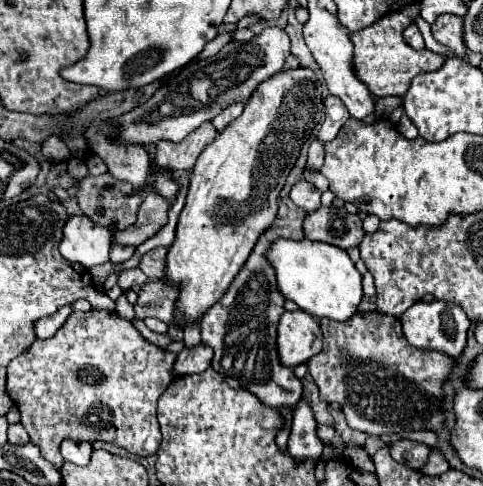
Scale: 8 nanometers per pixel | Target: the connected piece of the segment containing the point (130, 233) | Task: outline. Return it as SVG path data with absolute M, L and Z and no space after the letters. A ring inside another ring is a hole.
M149 193L141 205L141 213L137 217L137 223L129 229L115 233L115 243L121 245L141 245L143 241L151 239L161 227L167 225L167 213L171 205L165 197L159 193Z

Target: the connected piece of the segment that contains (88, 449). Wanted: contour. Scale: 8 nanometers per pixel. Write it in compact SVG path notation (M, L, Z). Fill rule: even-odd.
M65 439L61 443L61 455L63 455L63 459L71 461L75 465L87 465L91 453L93 453L91 443L75 443L71 439Z

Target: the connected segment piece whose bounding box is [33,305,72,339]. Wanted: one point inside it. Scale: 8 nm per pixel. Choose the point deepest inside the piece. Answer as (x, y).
(45, 327)

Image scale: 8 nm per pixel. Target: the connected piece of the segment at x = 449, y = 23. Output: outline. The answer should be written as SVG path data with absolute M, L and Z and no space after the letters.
M445 13L437 17L437 21L431 25L431 31L439 43L451 47L457 57L465 59L467 51L465 51L465 43L461 43L461 21L463 21L461 17Z

